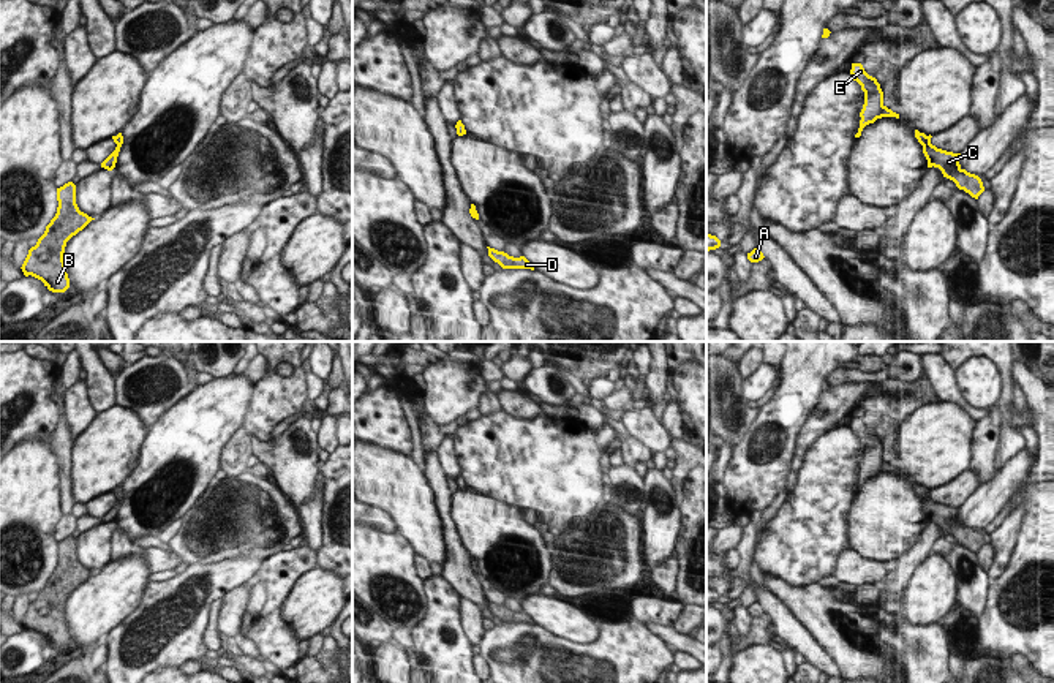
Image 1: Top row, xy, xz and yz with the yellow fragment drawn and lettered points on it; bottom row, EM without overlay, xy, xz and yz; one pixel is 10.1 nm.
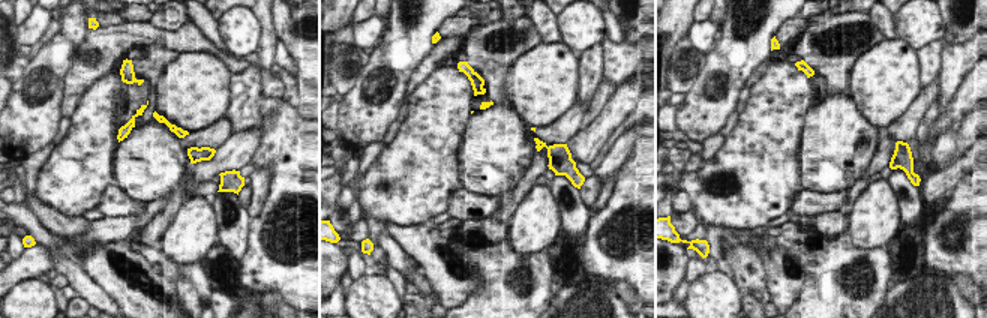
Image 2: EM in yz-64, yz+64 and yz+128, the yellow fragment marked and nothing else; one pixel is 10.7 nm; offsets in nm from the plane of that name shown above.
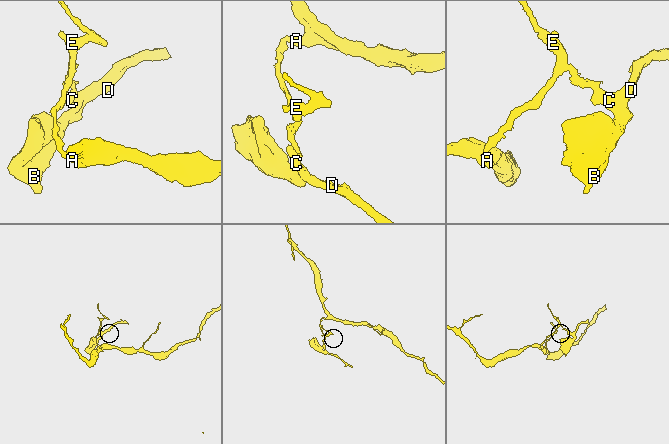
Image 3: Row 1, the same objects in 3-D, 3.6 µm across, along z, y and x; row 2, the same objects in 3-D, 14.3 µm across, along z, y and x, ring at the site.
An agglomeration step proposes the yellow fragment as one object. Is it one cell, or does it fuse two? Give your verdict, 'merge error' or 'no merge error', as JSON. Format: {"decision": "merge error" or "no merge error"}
{"decision": "no merge error"}

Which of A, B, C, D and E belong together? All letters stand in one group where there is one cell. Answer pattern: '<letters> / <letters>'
A B C D E

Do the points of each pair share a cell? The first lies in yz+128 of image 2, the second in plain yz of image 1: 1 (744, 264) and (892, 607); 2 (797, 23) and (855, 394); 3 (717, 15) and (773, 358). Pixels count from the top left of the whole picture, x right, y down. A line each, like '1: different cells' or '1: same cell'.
1: different cells
2: different cells
3: same cell

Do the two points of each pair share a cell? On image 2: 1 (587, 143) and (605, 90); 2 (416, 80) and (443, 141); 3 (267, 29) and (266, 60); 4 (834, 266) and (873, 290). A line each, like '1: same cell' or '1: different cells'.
1: different cells
2: different cells
3: same cell
4: same cell

